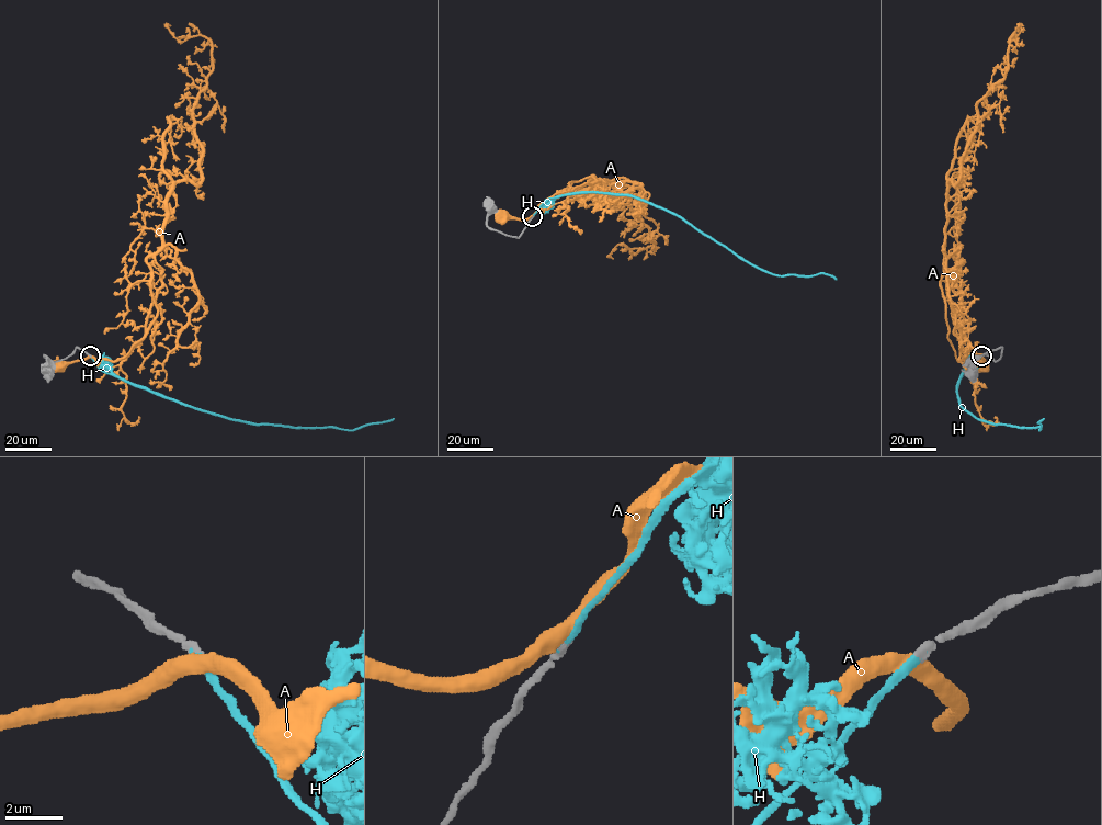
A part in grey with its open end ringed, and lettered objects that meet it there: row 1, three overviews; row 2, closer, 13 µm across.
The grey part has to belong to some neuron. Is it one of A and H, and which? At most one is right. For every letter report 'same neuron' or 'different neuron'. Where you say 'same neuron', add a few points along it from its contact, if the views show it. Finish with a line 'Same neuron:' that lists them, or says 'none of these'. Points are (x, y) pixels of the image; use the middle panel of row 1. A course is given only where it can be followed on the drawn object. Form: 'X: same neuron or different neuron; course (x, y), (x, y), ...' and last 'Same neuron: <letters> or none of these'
A: different neuron
H: same neuron; course (532, 216), (544, 202), (564, 194), (628, 194), (676, 214), (763, 270), (780, 275), (826, 273), (837, 279)
Same neuron: H

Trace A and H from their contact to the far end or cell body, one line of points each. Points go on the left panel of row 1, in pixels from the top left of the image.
A: (90, 356), (59, 364)
H: (90, 356), (108, 373), (234, 419), (354, 430), (394, 418)

